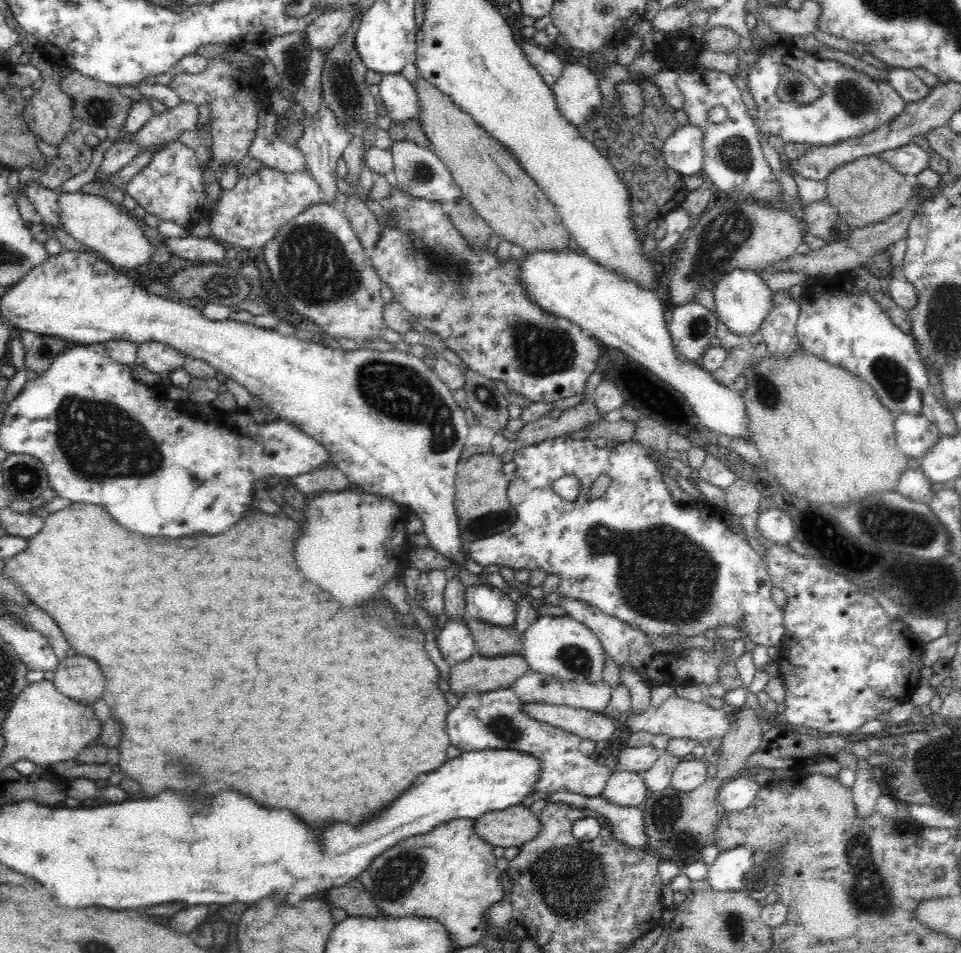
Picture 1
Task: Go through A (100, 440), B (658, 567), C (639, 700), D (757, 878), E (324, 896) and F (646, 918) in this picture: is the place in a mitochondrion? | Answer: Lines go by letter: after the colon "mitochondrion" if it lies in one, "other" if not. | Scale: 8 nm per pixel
A: mitochondrion
B: mitochondrion
C: other
D: mitochondrion
E: other
F: other

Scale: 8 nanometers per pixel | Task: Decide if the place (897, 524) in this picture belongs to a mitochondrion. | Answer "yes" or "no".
yes

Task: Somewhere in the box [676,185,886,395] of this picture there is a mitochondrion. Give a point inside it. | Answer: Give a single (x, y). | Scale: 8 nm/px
(729, 229)

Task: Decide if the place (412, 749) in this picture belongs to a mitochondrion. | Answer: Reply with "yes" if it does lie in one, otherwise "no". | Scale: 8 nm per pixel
no

